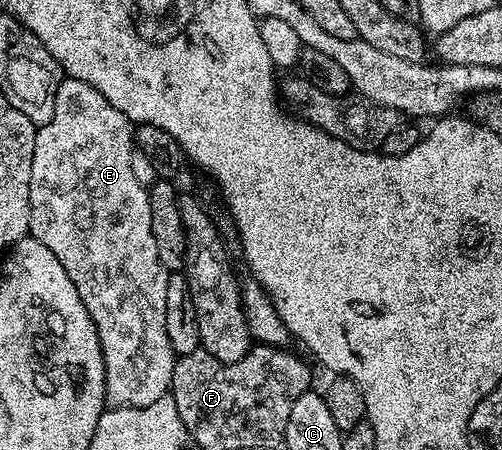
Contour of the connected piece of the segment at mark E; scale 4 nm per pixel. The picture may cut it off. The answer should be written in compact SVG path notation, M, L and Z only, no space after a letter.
M64 77L57 88L57 104L53 108L53 120L49 124L38 127L35 131L33 144L33 172L29 176L29 234L30 237L41 240L57 260L61 260L61 268L69 272L69 280L73 280L73 288L77 288L77 296L85 304L93 324L97 328L97 336L101 340L101 352L105 360L105 388L107 402L112 407L148 406L157 400L168 397L173 368L177 355L173 344L169 344L169 332L165 328L165 288L167 287L168 271L161 264L161 256L157 256L157 240L153 240L153 216L149 212L148 187L142 186L133 172L133 123L126 118L97 88L85 84L85 80L73 80Z

